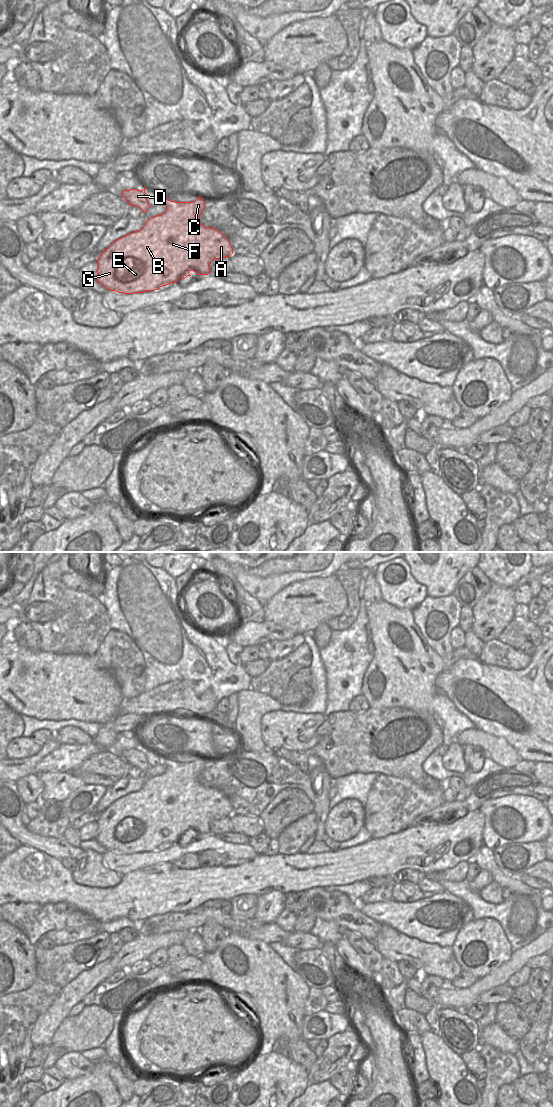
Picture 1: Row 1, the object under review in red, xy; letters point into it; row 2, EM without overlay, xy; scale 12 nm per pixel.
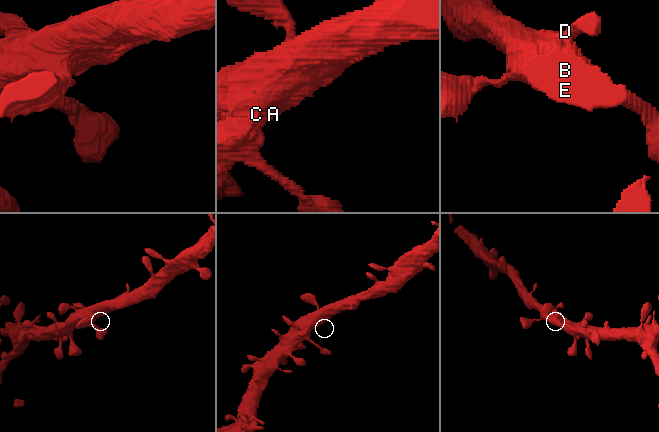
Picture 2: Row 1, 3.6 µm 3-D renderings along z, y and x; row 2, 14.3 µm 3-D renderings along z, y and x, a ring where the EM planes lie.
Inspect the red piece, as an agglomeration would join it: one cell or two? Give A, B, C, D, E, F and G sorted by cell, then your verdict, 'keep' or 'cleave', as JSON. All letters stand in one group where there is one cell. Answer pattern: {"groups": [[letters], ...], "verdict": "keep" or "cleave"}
{"groups": [["A", "B", "C", "D", "E", "F", "G"]], "verdict": "keep"}

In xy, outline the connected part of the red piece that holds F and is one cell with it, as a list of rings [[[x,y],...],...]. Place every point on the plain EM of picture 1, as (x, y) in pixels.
[[[163,755],[166,771],[147,780],[141,790],[114,801],[97,820],[96,841],[107,850],[123,854],[155,851],[170,843],[185,839],[190,831],[197,835],[210,834],[209,824],[233,814],[229,800],[217,789],[200,783],[205,768],[203,757],[193,762],[170,761]]]

